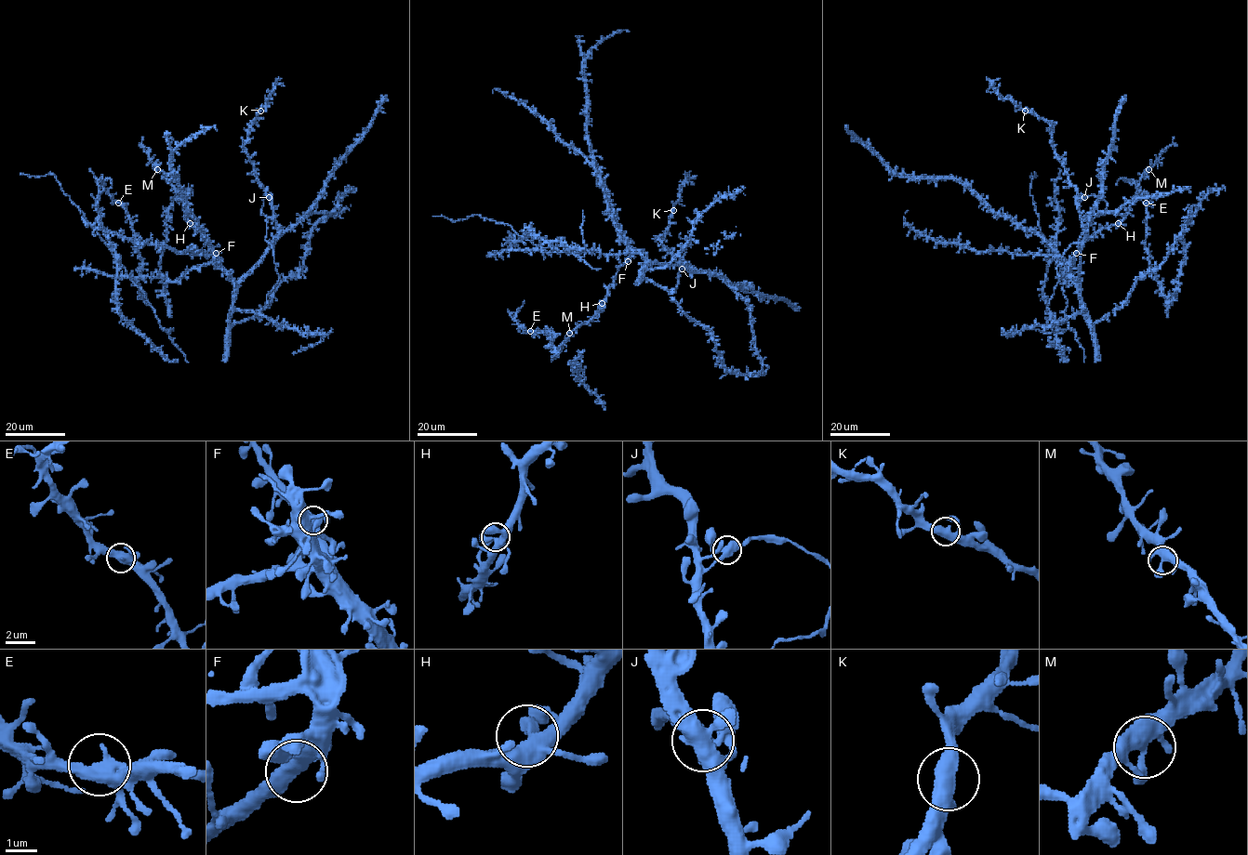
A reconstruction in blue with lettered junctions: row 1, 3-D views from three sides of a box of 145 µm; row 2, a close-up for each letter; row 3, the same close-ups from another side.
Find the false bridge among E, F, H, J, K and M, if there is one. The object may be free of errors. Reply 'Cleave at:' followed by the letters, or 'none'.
Cleave at: none

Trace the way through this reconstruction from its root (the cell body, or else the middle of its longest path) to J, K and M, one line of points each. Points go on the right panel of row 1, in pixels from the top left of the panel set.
J: (1121, 222), (1095, 231), (1082, 244), (1069, 264), (1069, 274), (1076, 282), (1085, 233), (1079, 203), (1084, 197)
K: (1121, 222), (1082, 244), (1069, 264), (1076, 282), (1085, 233), (1078, 190), (1055, 153), (1053, 128), (1025, 111)
M: (1121, 222), (1140, 177), (1148, 169)

